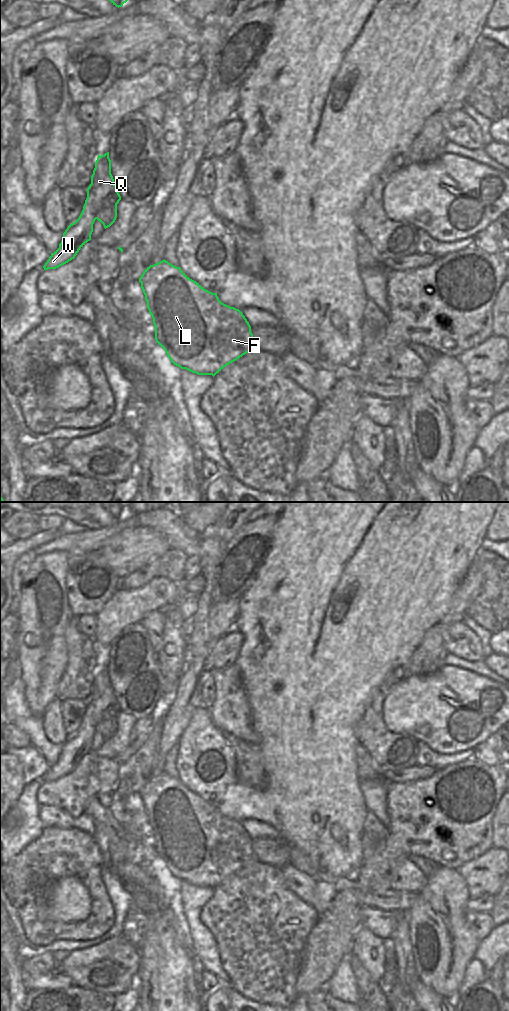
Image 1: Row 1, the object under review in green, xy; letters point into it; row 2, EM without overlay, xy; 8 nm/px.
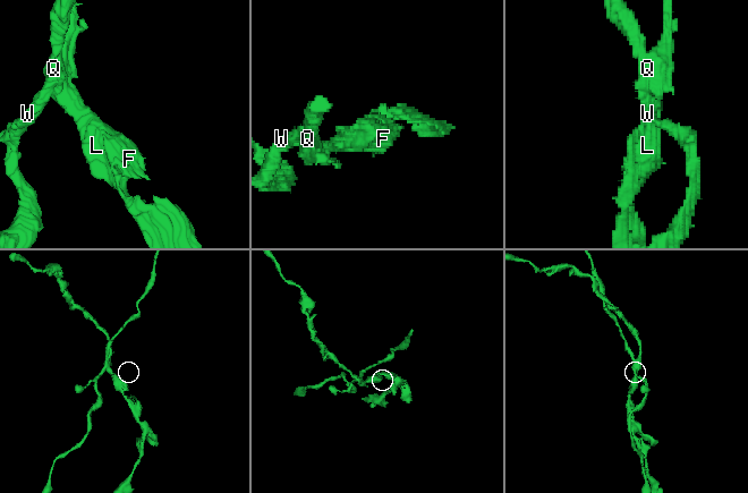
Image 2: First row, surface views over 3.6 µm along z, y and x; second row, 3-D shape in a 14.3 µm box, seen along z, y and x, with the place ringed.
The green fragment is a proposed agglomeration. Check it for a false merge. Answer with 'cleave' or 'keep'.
cleave

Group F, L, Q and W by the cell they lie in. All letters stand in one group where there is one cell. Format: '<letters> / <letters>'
F L / Q W

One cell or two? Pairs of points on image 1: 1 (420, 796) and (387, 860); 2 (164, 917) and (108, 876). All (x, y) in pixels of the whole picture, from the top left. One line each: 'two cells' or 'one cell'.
1: one cell
2: two cells

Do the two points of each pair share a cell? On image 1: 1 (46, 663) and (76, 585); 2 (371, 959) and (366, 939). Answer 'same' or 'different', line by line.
1: different
2: same

